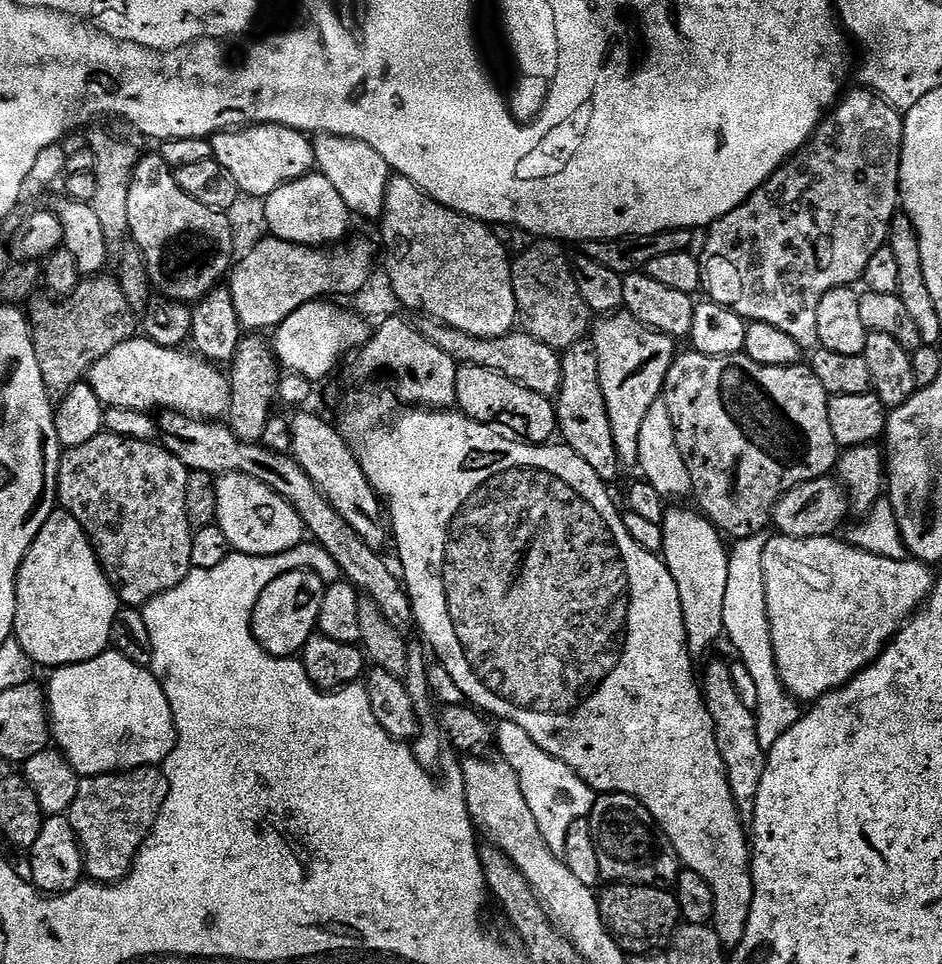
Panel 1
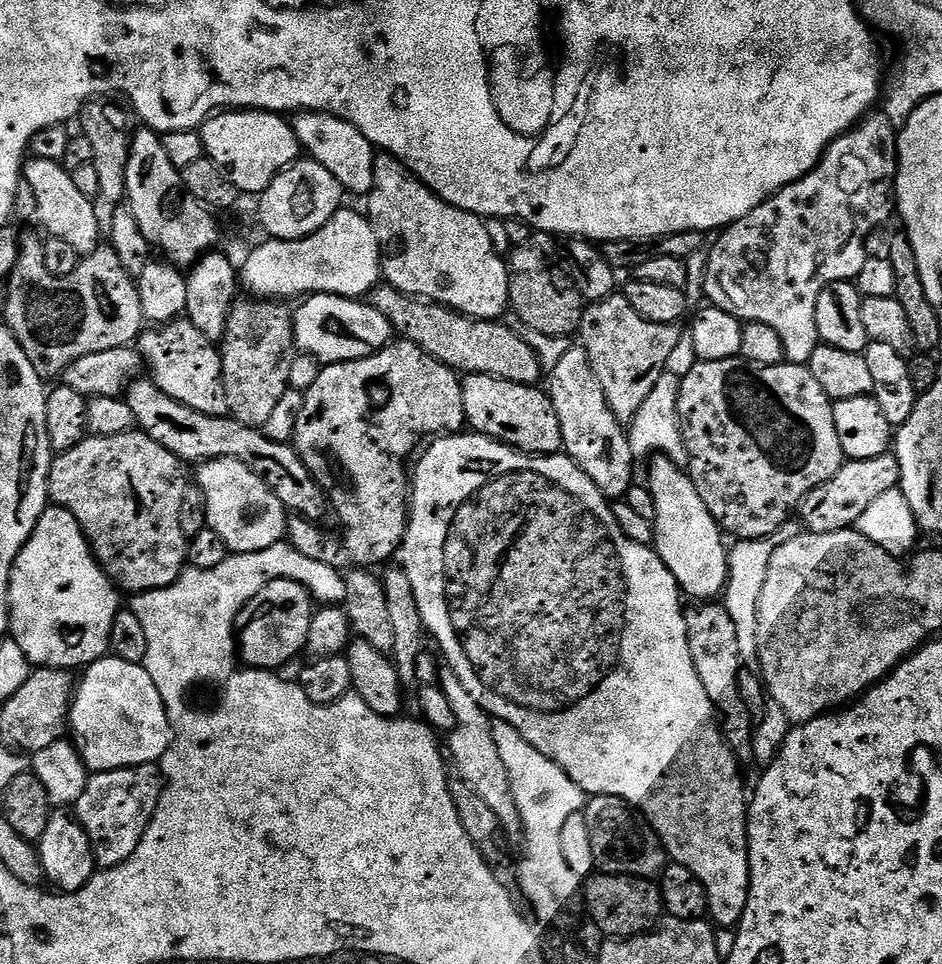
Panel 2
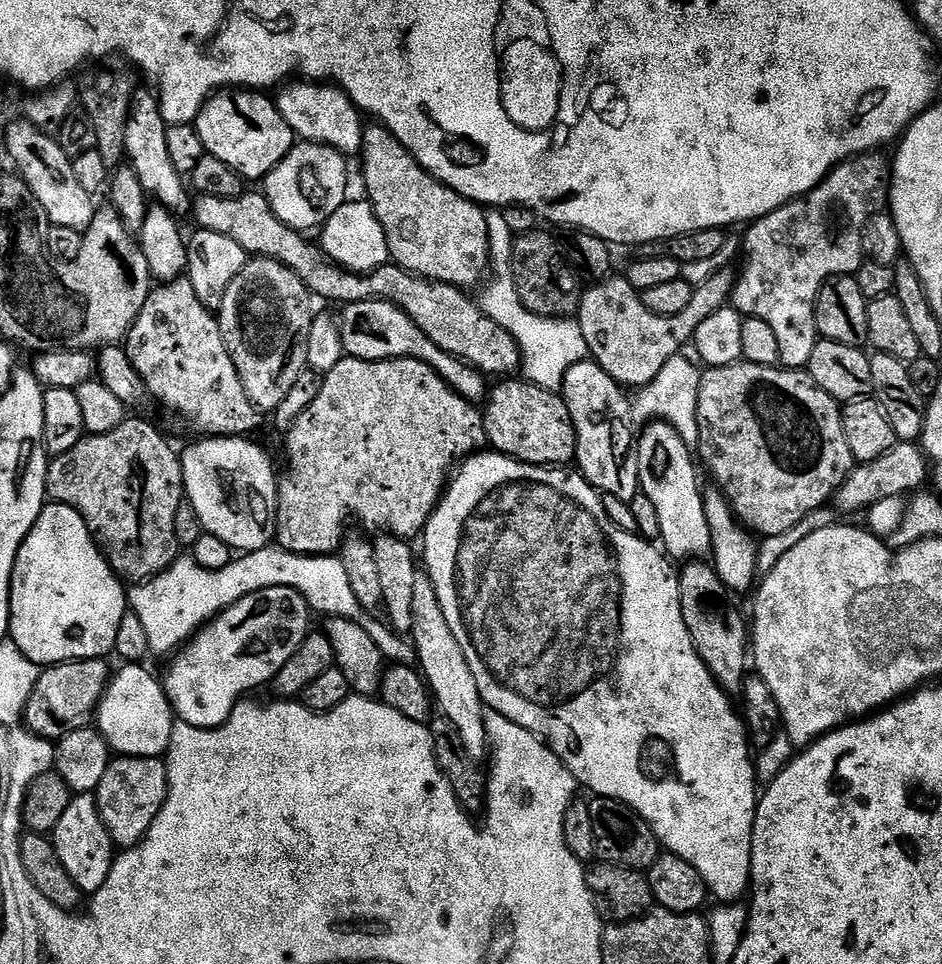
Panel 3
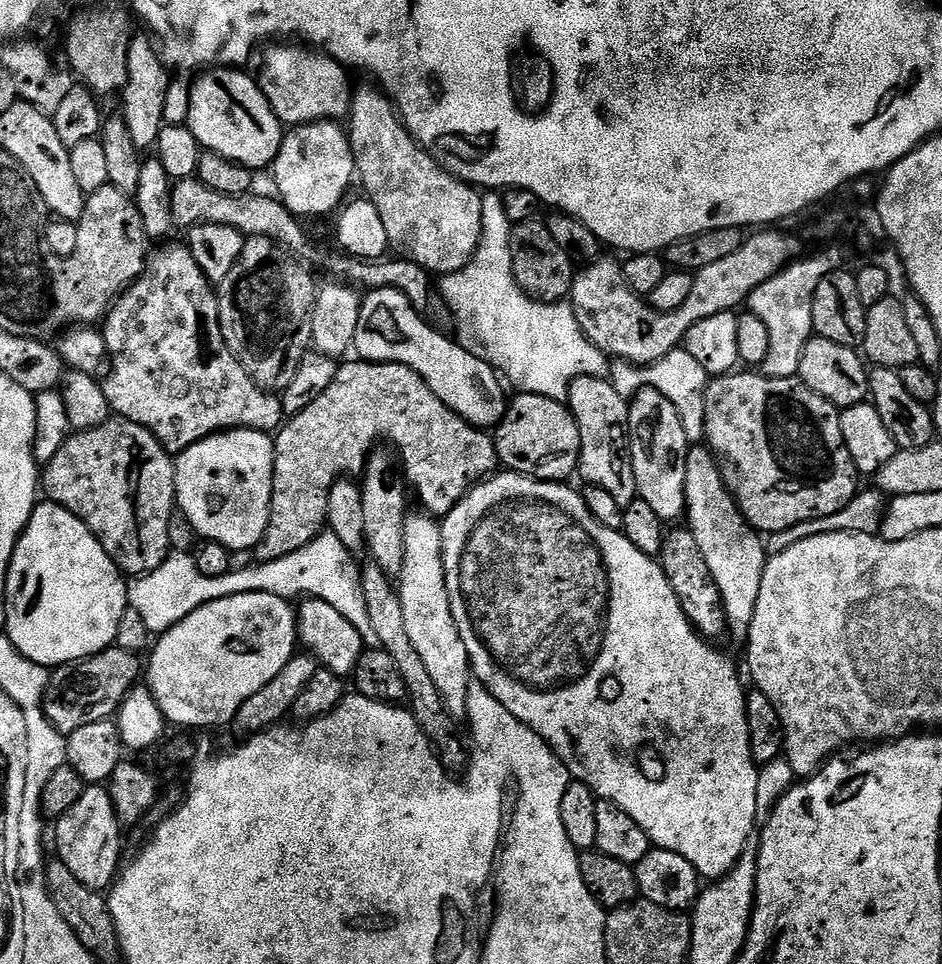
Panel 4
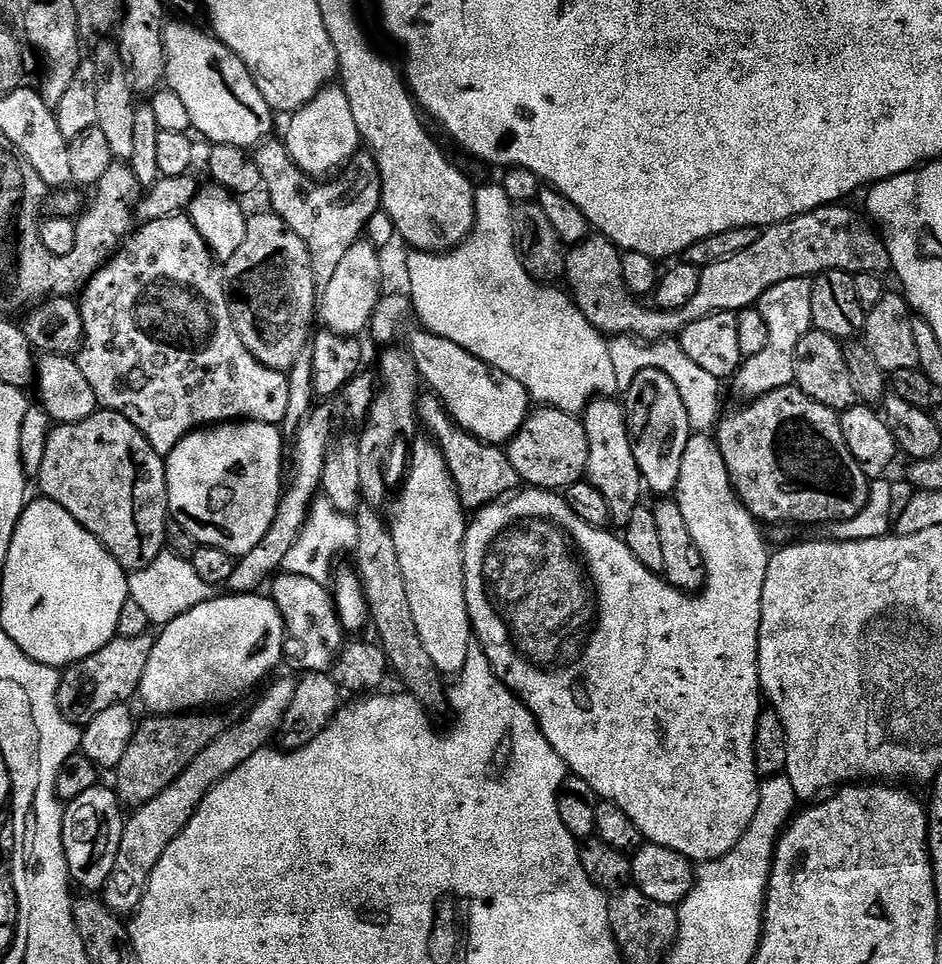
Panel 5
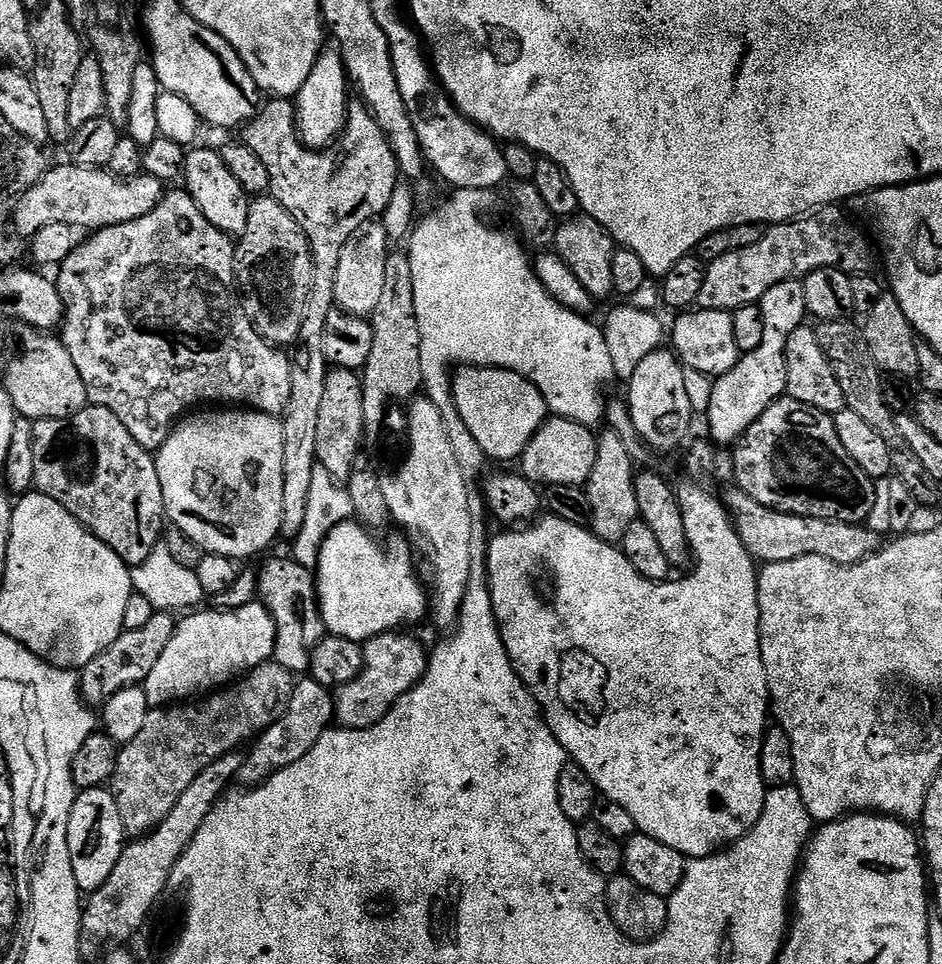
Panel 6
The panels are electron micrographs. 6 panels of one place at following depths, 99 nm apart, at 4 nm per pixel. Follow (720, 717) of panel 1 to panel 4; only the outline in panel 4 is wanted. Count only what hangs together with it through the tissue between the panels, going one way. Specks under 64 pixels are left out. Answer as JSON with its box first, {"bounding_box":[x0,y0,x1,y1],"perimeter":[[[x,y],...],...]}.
{"bounding_box":[658,527,729,642],"perimeter":[[[683,527],[676,528],[673,532],[669,531],[665,535],[664,544],[660,548],[658,557],[660,566],[664,569],[674,594],[680,600],[684,616],[703,639],[709,642],[716,642],[716,639],[723,632],[727,633],[729,631],[728,615],[724,612],[720,591],[710,574],[707,558],[702,554],[691,527]]]}

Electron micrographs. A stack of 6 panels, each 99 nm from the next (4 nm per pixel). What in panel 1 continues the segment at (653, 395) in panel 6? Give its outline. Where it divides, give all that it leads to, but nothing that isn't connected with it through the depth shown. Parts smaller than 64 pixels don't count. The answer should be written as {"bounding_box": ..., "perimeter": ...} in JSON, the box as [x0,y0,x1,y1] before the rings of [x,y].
{"bounding_box":[662,507,729,658],"perimeter":[[[669,507],[664,513],[664,551],[662,559],[664,565],[670,570],[674,582],[678,586],[680,605],[682,606],[682,618],[684,629],[688,635],[688,651],[693,657],[700,658],[700,655],[715,642],[723,637],[724,619],[722,618],[722,606],[726,606],[726,574],[728,573],[729,549],[724,548],[725,539],[717,531],[716,527],[709,522],[699,511],[683,512],[680,508]]]}

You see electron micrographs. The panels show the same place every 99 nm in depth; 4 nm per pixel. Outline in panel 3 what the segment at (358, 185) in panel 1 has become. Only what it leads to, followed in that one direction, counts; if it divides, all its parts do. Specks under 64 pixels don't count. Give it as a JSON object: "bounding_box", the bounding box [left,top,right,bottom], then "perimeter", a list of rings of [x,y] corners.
{"bounding_box":[274,82,366,158],"perimeter":[[[288,82],[279,92],[280,97],[275,97],[274,100],[276,109],[280,111],[282,118],[286,118],[290,130],[301,141],[328,144],[348,158],[363,149],[366,124],[365,121],[360,121],[362,113],[339,86],[328,82]]]}

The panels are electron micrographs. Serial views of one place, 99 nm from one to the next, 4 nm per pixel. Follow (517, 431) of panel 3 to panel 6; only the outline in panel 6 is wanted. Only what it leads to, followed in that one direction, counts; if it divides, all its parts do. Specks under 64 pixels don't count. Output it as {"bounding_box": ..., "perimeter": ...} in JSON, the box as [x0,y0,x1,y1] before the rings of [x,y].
{"bounding_box":[518,414,598,486],"perimeter":[[[556,414],[544,421],[534,438],[518,461],[519,471],[530,483],[537,486],[574,486],[587,485],[594,470],[594,458],[598,458],[597,433],[593,429],[574,422],[567,415]]]}

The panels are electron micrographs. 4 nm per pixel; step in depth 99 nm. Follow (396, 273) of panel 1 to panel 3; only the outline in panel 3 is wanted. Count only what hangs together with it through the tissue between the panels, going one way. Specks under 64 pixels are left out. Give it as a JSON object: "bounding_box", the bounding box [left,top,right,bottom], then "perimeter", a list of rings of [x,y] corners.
{"bounding_box":[364,126,490,290],"perimeter":[[[368,126],[364,130],[364,184],[368,187],[366,200],[372,205],[373,214],[380,223],[391,263],[397,264],[399,268],[405,268],[413,276],[424,276],[428,280],[452,284],[461,290],[472,290],[476,283],[479,285],[485,279],[490,268],[488,218],[485,209],[473,200],[460,196],[441,180],[429,174],[423,164],[415,160],[405,150],[404,144],[398,142],[398,138],[387,128],[375,127]]]}

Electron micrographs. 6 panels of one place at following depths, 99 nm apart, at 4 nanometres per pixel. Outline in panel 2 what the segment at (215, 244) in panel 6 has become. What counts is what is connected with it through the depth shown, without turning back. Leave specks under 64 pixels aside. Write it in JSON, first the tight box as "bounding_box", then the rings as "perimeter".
{"bounding_box":[138,318,228,416],"perimeter":[[[181,318],[167,326],[144,330],[138,337],[138,351],[152,367],[151,379],[170,398],[211,416],[227,416],[228,394],[224,389],[224,367],[220,361],[221,349],[198,330],[191,320]]]}

